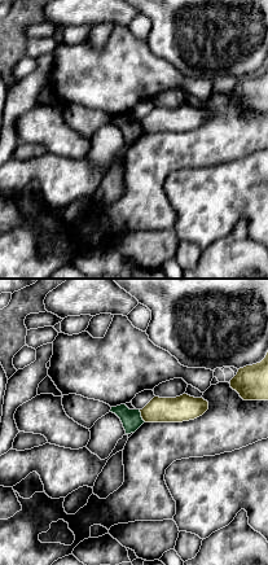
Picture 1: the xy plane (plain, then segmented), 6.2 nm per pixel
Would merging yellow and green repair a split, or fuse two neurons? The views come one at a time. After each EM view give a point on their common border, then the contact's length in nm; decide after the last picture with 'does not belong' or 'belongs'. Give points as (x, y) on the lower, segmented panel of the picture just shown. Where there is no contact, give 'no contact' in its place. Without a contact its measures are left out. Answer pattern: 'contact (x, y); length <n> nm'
contact (141, 416); length 90 nm

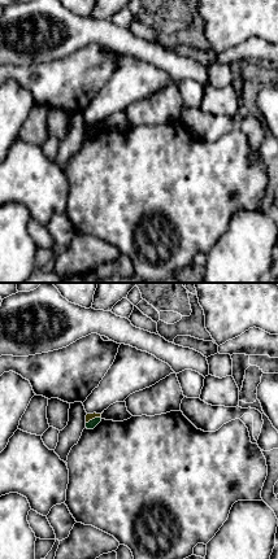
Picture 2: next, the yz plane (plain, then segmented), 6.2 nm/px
contact (92, 418); length 100 nm

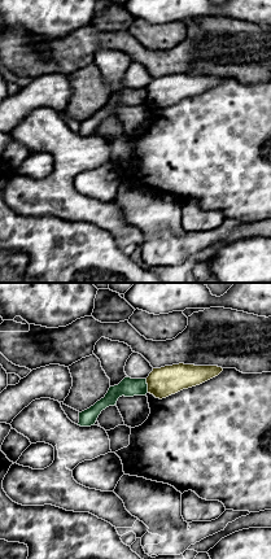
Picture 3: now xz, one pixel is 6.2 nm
contact (148, 385); length 90 nm

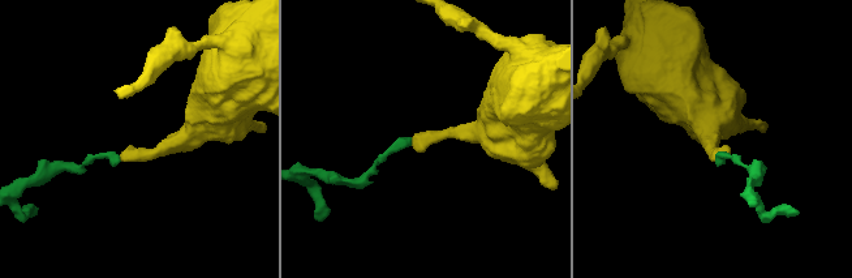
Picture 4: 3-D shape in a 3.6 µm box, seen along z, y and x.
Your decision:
does not belong

